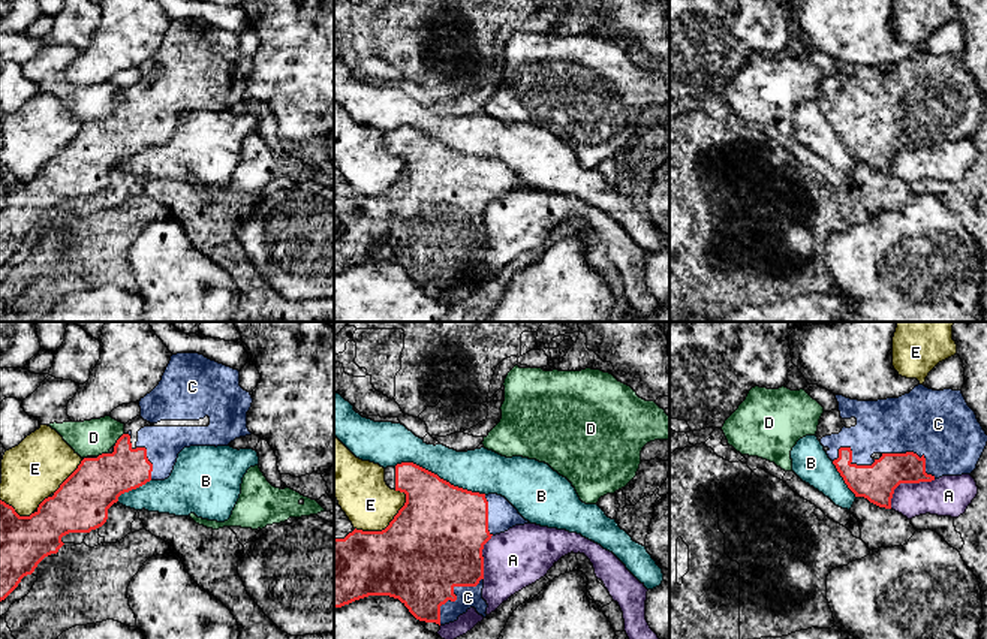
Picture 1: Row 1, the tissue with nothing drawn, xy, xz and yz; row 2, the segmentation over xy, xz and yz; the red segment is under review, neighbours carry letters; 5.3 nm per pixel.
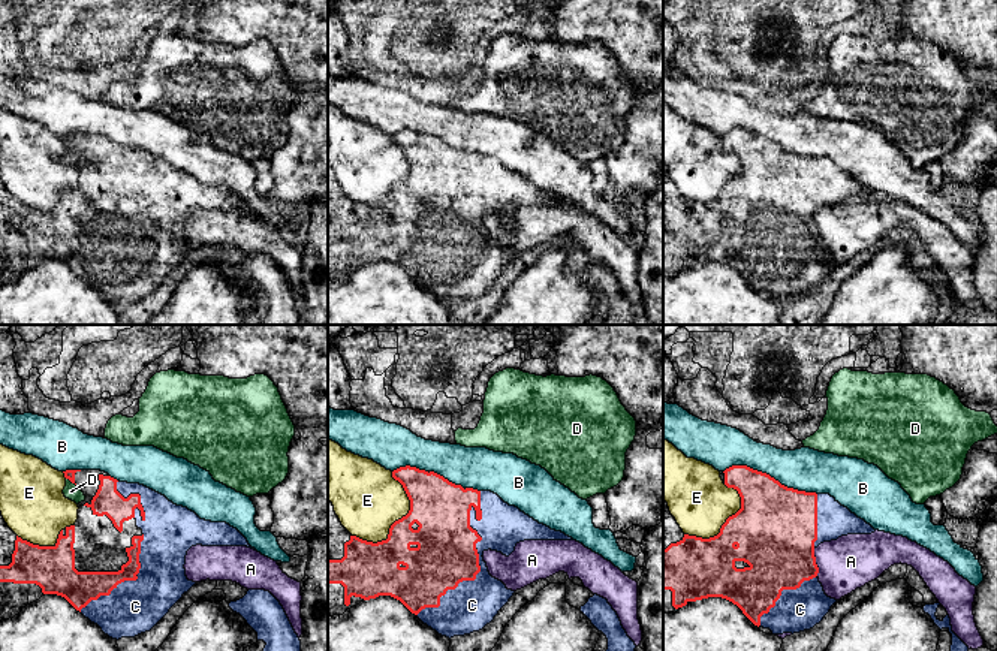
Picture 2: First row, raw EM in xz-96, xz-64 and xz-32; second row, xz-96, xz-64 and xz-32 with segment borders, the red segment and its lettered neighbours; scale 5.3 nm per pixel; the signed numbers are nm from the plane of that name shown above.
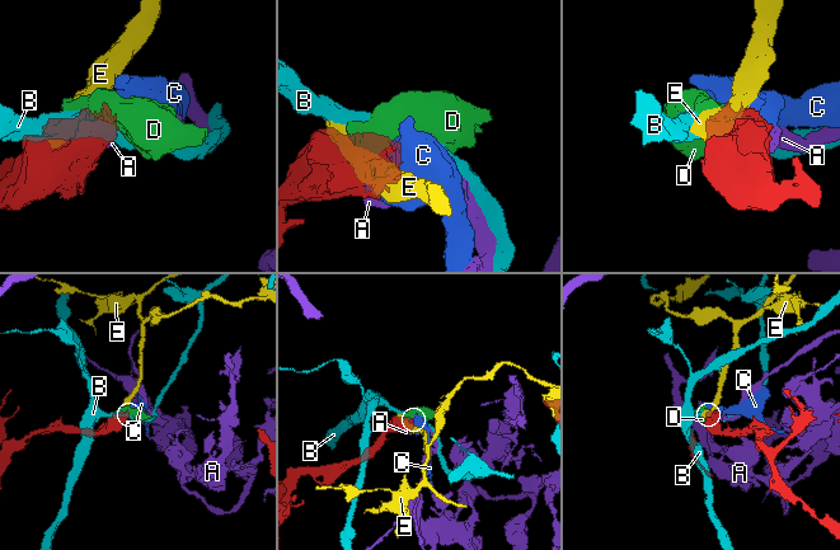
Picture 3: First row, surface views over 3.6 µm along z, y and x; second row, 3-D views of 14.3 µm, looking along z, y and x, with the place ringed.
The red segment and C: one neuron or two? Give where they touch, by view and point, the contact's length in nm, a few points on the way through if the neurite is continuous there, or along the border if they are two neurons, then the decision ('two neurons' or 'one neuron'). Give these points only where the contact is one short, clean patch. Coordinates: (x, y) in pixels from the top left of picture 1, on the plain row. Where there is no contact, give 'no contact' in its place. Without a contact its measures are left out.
meets red in xz at (456, 261); contact 340 nm long; one neuron

